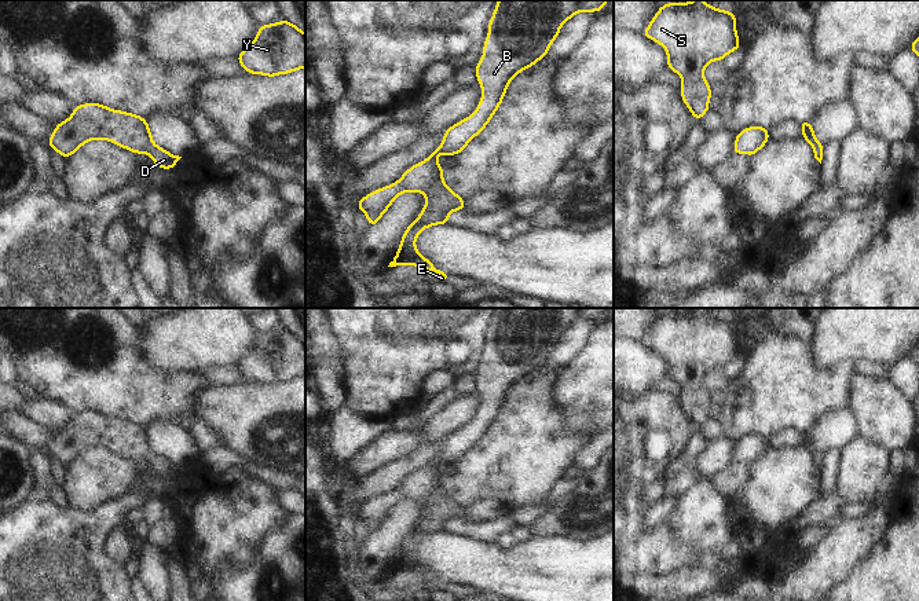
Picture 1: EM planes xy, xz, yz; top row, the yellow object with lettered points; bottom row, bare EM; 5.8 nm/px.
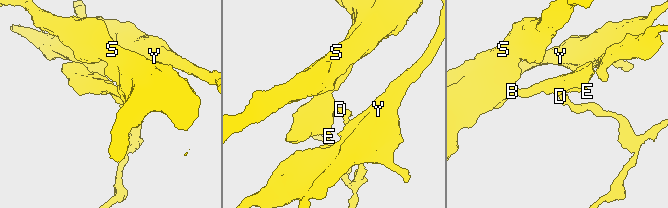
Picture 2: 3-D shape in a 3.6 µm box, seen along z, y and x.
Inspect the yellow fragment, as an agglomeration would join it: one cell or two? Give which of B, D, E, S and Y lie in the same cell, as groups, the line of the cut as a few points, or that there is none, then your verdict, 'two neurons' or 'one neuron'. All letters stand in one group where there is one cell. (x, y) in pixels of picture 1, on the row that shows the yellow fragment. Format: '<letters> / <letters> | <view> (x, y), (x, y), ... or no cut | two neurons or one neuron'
B D E S Y | no cut | one neuron

